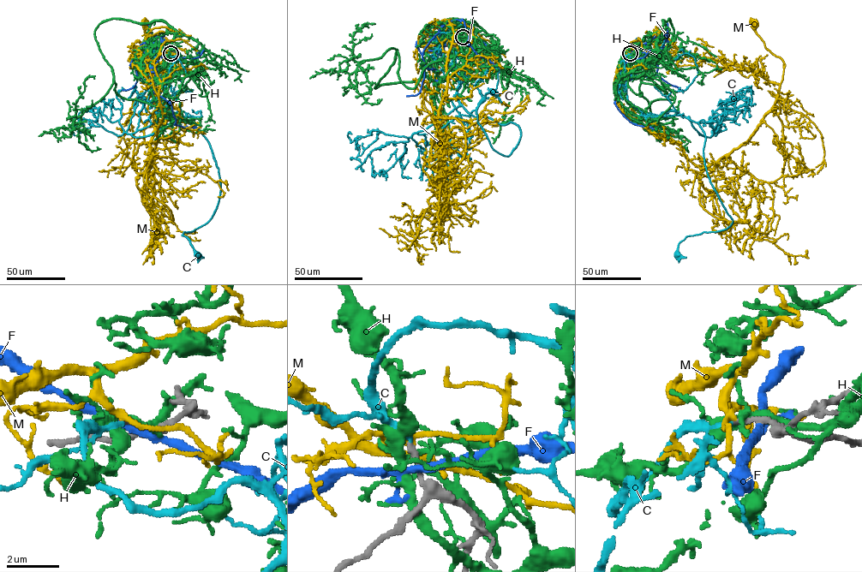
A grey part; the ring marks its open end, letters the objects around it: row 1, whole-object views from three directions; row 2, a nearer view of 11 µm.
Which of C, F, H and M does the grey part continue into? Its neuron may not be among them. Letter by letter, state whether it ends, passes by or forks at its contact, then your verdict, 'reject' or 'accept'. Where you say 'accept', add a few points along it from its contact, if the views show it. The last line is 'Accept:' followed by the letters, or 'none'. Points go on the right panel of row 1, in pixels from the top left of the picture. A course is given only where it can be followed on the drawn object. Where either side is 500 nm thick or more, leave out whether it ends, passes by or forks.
C: it ends there; accept; it runs (630, 52), (619, 67), (627, 99), (699, 122), (707, 175), (733, 219), (687, 235), (678, 255)
F: it forks there; reject
H: it forks there; reject
M: it passes by; reject
Accept: C

